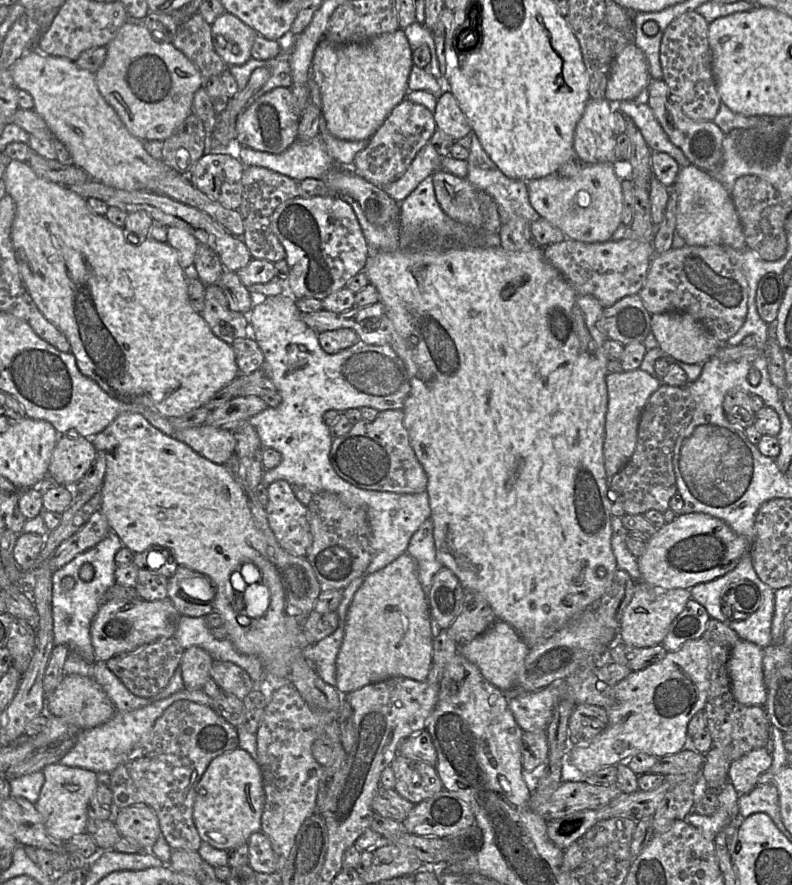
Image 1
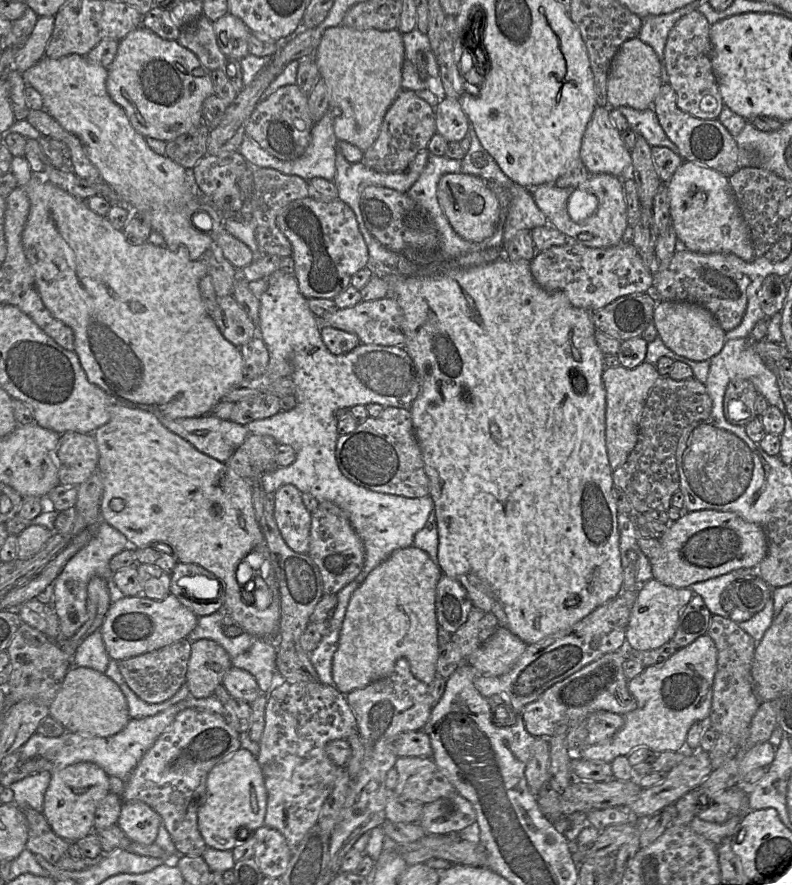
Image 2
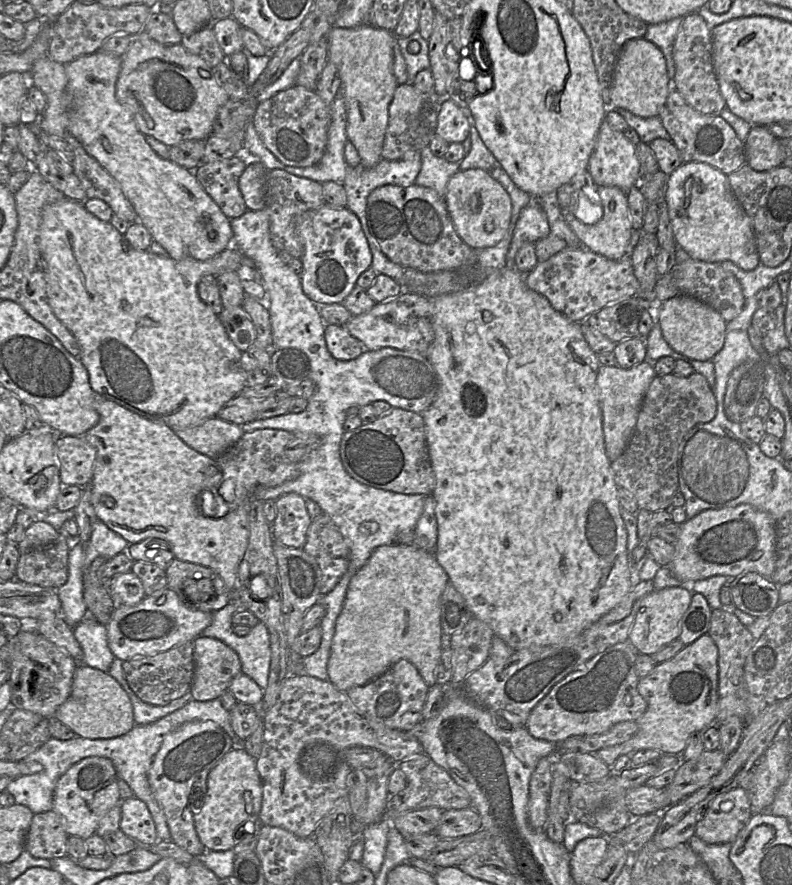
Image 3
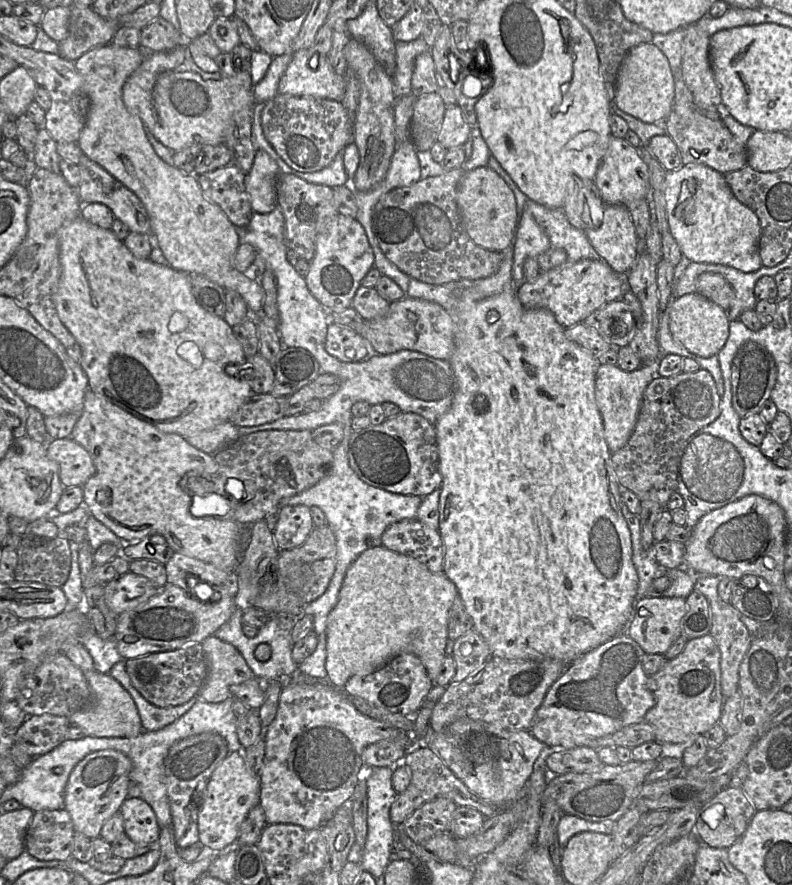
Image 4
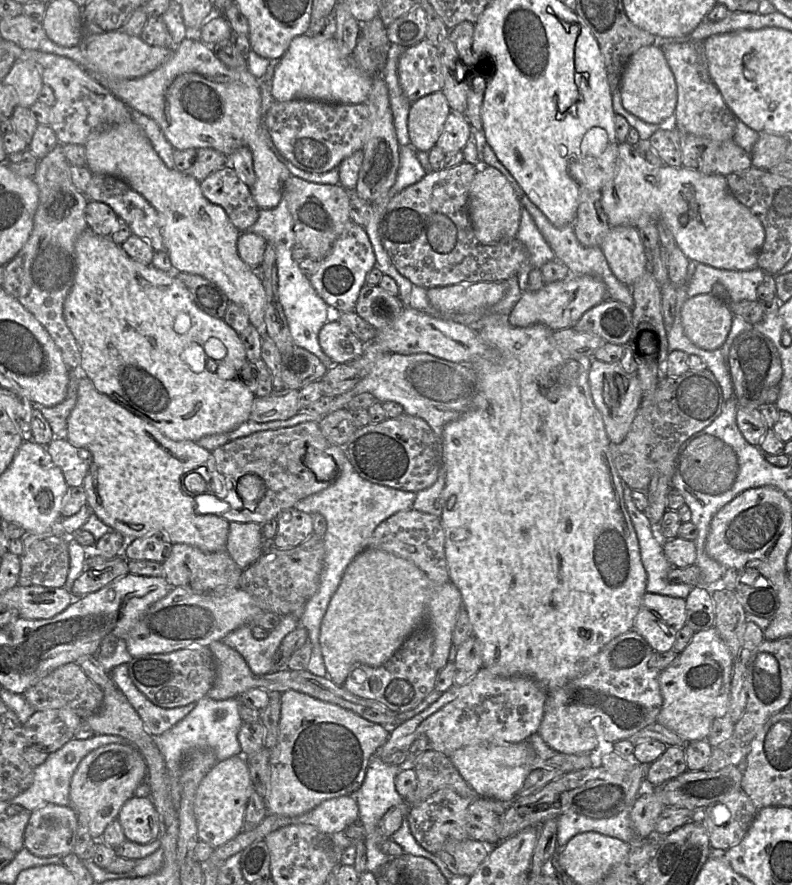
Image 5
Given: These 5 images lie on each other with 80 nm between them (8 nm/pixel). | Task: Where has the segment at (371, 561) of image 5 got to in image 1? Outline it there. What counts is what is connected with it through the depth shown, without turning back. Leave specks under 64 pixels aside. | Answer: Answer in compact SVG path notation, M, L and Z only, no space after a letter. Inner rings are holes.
M403 553L384 568L370 574L351 601L345 621L345 633L336 659L336 688L342 694L389 678L427 680L433 665L433 640L429 601L418 575L416 561Z

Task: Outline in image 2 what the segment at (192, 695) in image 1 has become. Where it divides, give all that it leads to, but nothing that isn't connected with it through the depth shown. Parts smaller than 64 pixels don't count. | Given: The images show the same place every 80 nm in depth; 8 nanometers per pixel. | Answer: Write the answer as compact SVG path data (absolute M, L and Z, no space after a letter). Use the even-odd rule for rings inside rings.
M189 695L153 716L141 719L131 718L123 730L109 737L83 736L69 731L59 737L46 737L35 733L17 751L21 757L21 762L34 758L43 758L51 762L54 768L58 770L79 763L93 763L102 768L108 776L115 776L126 783L143 755L170 726L177 714L188 708L196 708L223 715L223 704L214 695L206 698L195 698Z

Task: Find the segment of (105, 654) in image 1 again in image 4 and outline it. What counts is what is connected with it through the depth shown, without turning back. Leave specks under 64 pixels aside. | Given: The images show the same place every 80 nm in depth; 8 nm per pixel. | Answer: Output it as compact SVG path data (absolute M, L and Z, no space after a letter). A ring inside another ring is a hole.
M166 585L163 589L161 589L156 595L149 598L146 602L138 605L137 607L125 611L120 615L117 615L117 623L116 623L116 630L114 634L114 640L117 644L117 649L120 655L122 656L123 660L134 659L138 657L142 657L148 655L150 653L156 652L165 652L165 651L172 651L184 646L188 646L191 644L200 643L207 637L214 635L214 633L231 617L234 609L237 606L236 599L232 597L222 597L219 601L216 602L205 602L201 601L197 598L196 593L193 596L191 593L183 590L181 587L175 585Z

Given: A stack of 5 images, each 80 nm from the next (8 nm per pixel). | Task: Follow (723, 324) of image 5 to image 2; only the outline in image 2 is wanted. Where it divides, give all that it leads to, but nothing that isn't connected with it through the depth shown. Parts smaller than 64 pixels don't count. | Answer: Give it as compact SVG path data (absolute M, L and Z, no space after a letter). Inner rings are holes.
M688 301L657 302L653 313L653 323L658 336L667 348L679 356L693 361L708 361L722 350L726 332L704 306Z

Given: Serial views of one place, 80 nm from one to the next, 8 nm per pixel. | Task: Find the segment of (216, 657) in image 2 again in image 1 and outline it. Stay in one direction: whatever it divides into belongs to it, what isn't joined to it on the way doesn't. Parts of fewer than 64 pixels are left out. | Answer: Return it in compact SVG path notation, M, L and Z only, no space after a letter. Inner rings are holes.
M192 646L185 650L181 662L181 676L186 689L201 690L210 677L214 659L204 649Z

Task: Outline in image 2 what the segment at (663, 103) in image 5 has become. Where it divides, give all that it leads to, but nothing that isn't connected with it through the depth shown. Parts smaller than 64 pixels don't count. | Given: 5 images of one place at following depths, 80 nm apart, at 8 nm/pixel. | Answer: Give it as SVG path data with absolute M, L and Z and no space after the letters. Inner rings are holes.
M639 38L627 40L611 63L607 81L608 105L611 108L628 106L636 110L653 108L662 84L661 65L654 49Z

